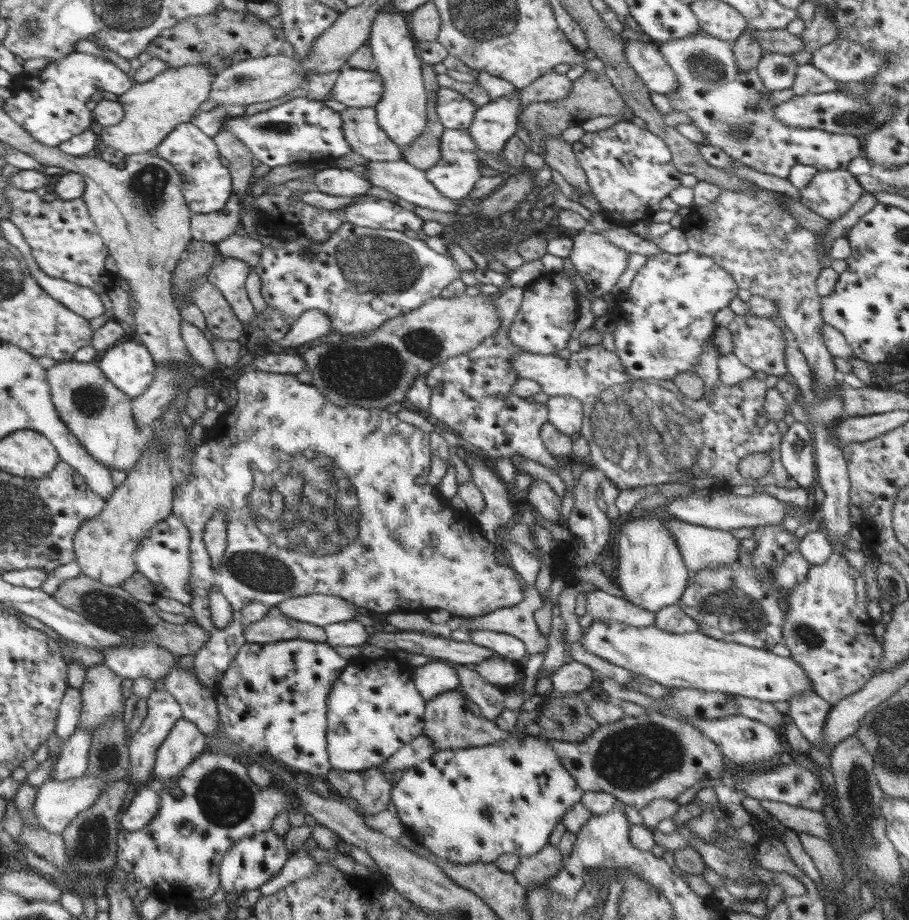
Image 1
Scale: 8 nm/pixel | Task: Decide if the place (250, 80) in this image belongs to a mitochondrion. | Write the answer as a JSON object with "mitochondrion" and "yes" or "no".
{"mitochondrion":"yes"}

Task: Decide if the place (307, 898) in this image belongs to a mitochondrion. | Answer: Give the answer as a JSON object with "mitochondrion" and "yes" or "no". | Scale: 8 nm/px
{"mitochondrion":"no"}

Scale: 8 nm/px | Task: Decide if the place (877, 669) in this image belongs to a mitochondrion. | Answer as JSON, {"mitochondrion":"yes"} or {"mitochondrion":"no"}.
{"mitochondrion":"no"}

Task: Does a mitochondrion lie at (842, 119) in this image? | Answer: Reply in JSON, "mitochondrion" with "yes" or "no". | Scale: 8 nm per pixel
{"mitochondrion":"yes"}

